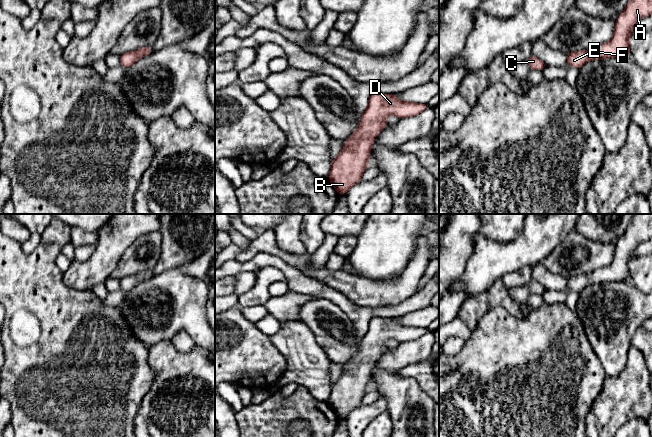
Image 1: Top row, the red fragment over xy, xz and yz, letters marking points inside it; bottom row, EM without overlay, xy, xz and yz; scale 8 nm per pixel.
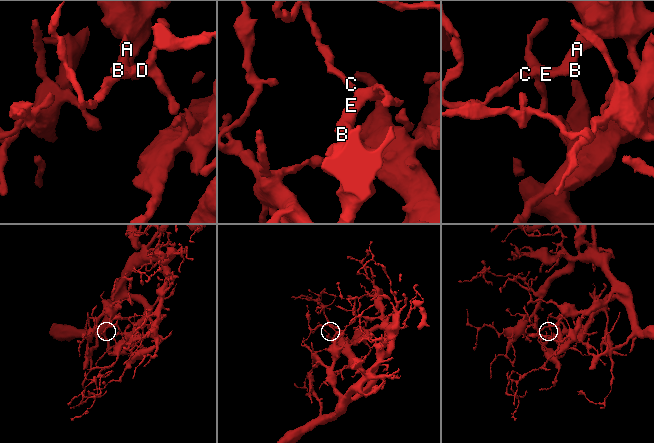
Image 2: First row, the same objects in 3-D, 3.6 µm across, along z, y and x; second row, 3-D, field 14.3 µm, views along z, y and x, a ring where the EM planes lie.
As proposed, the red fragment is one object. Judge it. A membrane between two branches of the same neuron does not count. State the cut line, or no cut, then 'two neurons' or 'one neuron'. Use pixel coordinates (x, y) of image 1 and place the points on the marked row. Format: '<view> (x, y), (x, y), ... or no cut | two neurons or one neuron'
no cut | one neuron

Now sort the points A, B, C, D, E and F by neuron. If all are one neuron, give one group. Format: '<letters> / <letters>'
A B C D E F

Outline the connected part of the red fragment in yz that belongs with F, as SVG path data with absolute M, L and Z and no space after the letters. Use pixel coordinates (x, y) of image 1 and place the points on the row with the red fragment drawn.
M630 0L617 18L612 39L590 50L566 54L570 67L580 69L588 60L630 57L629 40L634 25L652 13L652 0Z

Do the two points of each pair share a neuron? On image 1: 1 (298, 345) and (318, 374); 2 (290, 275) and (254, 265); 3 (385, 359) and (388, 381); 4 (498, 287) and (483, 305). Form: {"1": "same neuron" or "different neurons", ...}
{"1": "same neuron", "2": "same neuron", "3": "different neurons", "4": "same neuron"}

